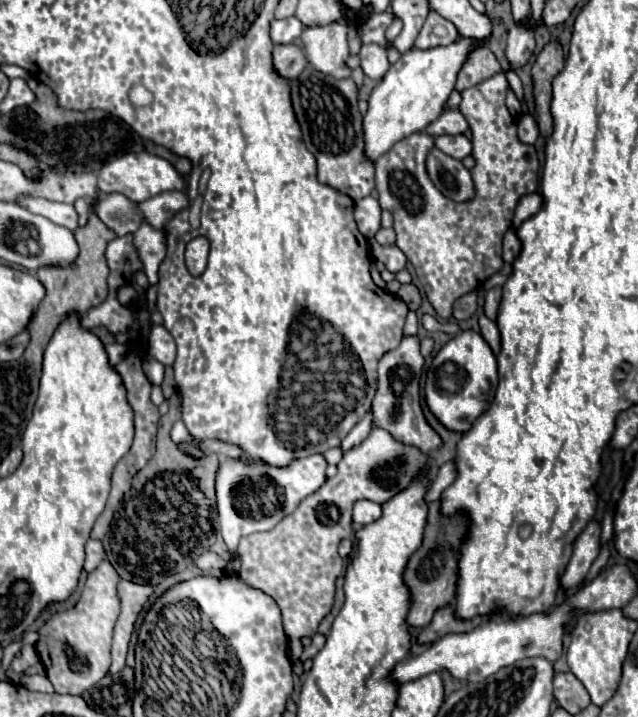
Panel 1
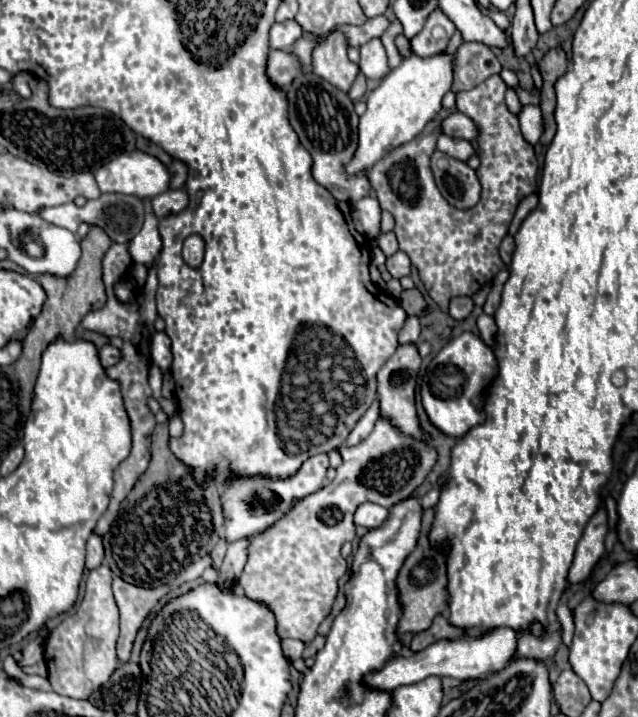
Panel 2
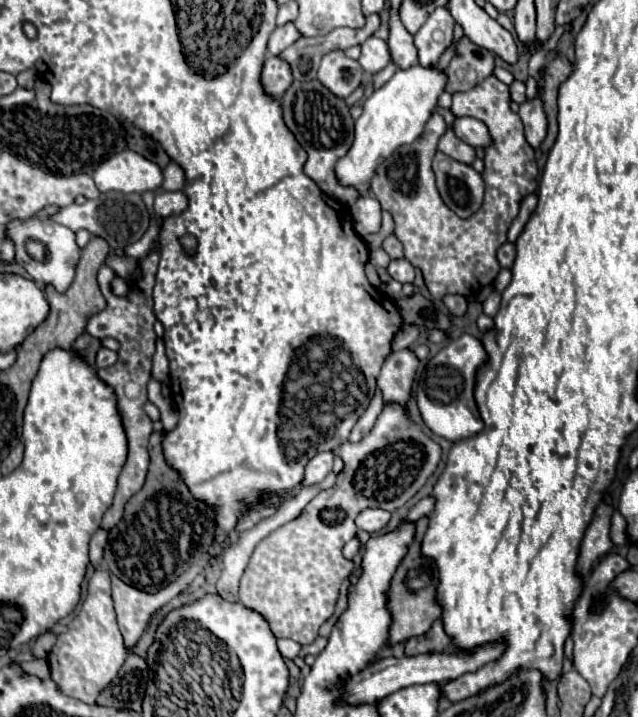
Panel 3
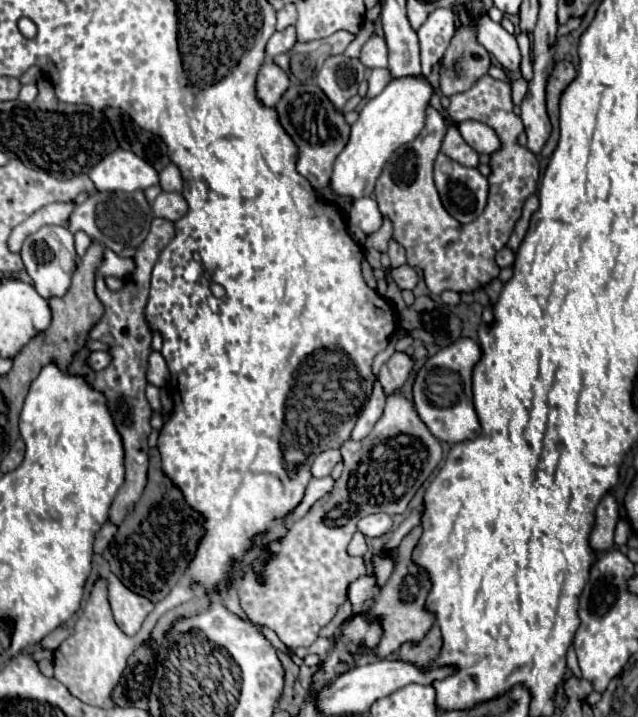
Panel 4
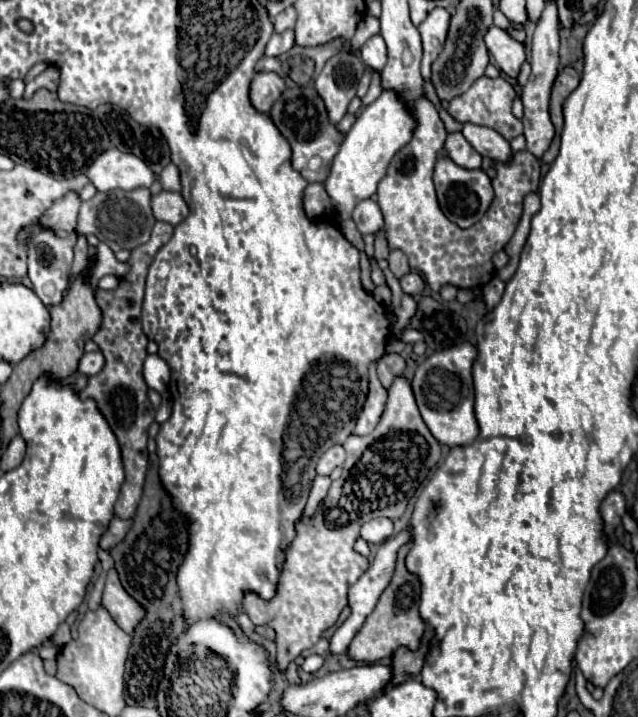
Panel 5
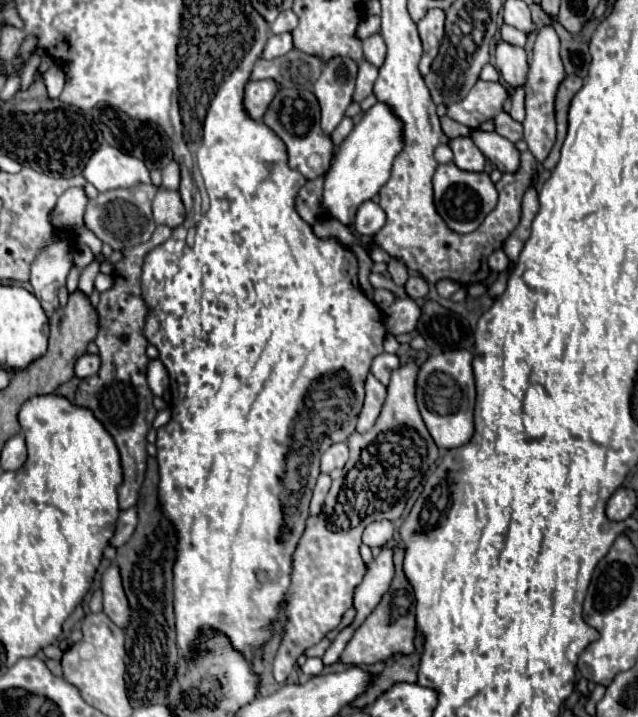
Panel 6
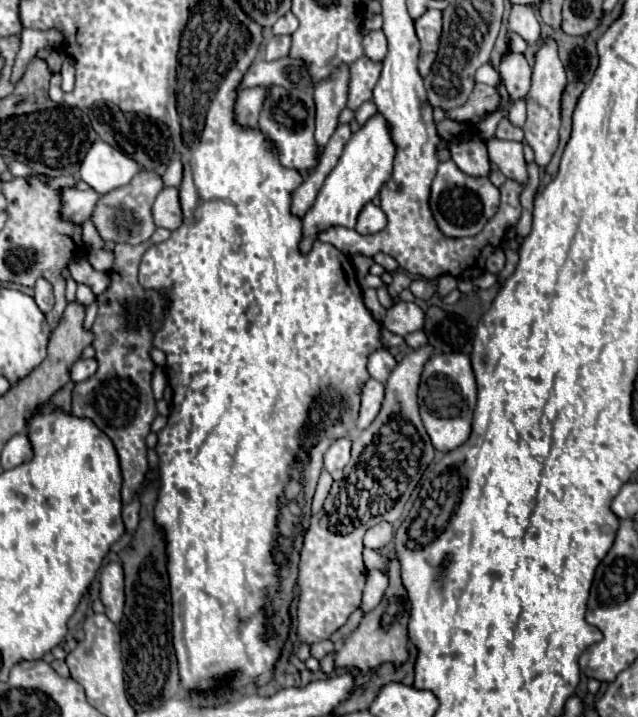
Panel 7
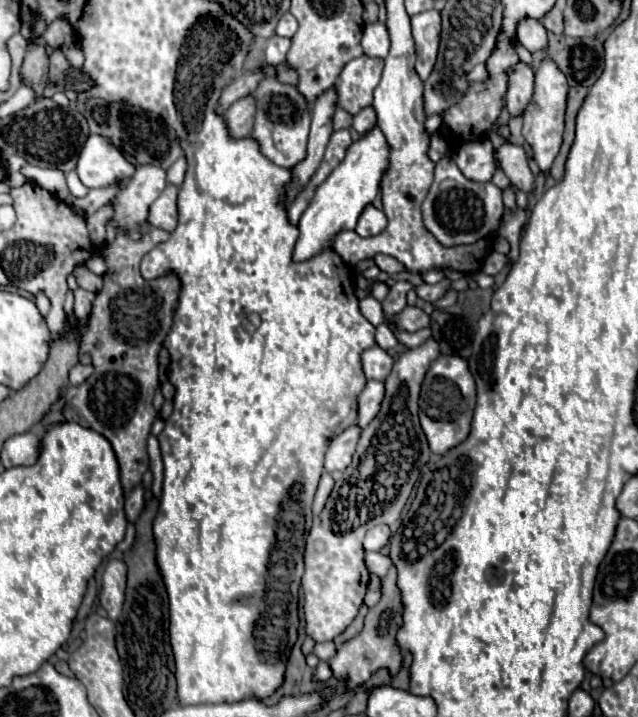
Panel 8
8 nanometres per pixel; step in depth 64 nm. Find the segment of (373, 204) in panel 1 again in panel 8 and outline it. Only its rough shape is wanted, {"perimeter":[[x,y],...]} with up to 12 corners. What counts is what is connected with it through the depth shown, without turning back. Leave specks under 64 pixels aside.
{"perimeter":[[372,204],[358,218],[356,234],[376,236],[386,228],[386,216]]}

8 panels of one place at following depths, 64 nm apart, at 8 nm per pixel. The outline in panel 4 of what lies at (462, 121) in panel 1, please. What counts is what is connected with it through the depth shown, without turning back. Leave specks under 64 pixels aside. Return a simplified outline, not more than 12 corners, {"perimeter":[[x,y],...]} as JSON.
{"perimeter":[[480,122],[458,124],[462,138],[478,154],[502,148],[496,132]]}

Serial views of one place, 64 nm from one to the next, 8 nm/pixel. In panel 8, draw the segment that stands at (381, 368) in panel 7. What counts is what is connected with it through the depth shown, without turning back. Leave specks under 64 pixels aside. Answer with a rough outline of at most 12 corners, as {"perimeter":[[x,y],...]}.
{"perimeter":[[372,346],[362,352],[362,370],[370,380],[384,380],[392,358]]}

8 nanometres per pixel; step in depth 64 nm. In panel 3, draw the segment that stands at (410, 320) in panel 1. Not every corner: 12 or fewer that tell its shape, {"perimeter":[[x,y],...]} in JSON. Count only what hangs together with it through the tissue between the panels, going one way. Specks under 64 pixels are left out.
{"perimeter":[[403,325],[395,335],[392,350],[409,348],[419,337],[419,328]]}

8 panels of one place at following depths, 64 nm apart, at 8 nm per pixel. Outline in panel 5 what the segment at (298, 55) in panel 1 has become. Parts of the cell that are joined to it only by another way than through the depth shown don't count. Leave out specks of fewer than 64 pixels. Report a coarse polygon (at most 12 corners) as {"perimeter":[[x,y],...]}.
{"perimeter":[[274,72],[256,74],[250,102],[258,112],[270,112],[286,90]]}

